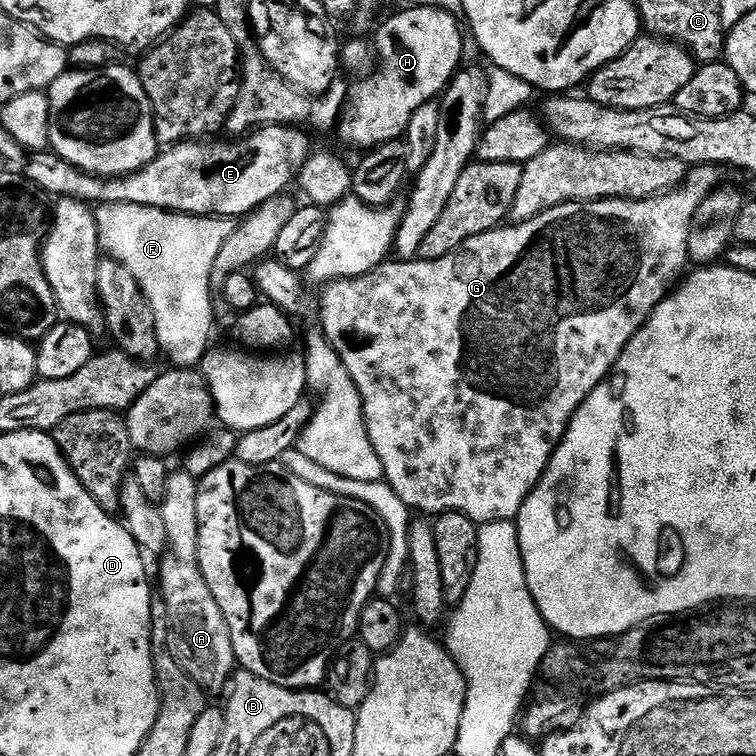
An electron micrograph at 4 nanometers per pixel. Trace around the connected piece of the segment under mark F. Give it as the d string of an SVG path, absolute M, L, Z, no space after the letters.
M105 204L97 207L95 214L101 249L111 259L126 266L130 274L134 274L138 286L150 302L161 349L172 355L171 363L175 367L197 367L210 347L208 339L216 324L216 312L212 309L214 297L210 292L210 270L214 267L214 260L222 250L223 243L232 234L233 221L218 216L187 216L181 212L163 212L157 208L143 208L133 204Z

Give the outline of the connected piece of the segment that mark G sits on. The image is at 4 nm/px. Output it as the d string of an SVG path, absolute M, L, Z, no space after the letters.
M716 166L693 167L680 187L645 200L591 200L585 204L559 204L529 220L512 222L478 234L458 250L446 254L446 258L392 258L361 276L334 280L323 285L319 331L330 342L330 346L334 346L354 386L358 386L366 430L374 446L374 454L378 454L382 462L384 480L407 508L416 514L457 512L470 518L478 526L503 520L515 521L519 517L526 498L542 478L554 450L566 434L572 415L608 377L634 334L638 334L641 326L652 317L652 311L664 301L677 283L680 256L682 260L688 254L686 238L690 234L694 210L702 206L711 192L721 187L720 172L721 169Z

